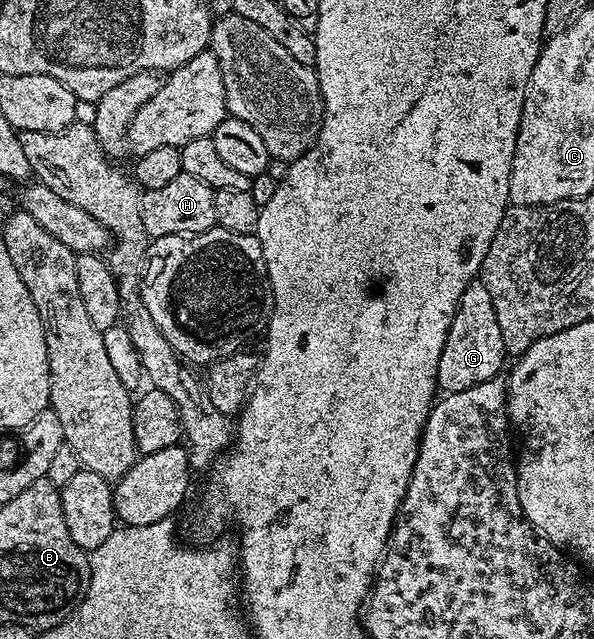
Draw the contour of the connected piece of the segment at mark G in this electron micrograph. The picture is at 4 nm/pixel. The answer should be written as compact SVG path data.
M470 282L462 293L462 301L458 301L454 321L450 321L446 345L442 345L442 357L438 357L436 386L447 393L482 385L482 381L490 381L501 374L504 359L506 352L502 332L498 329L498 316L494 314L494 301L490 301L490 292L484 283Z

